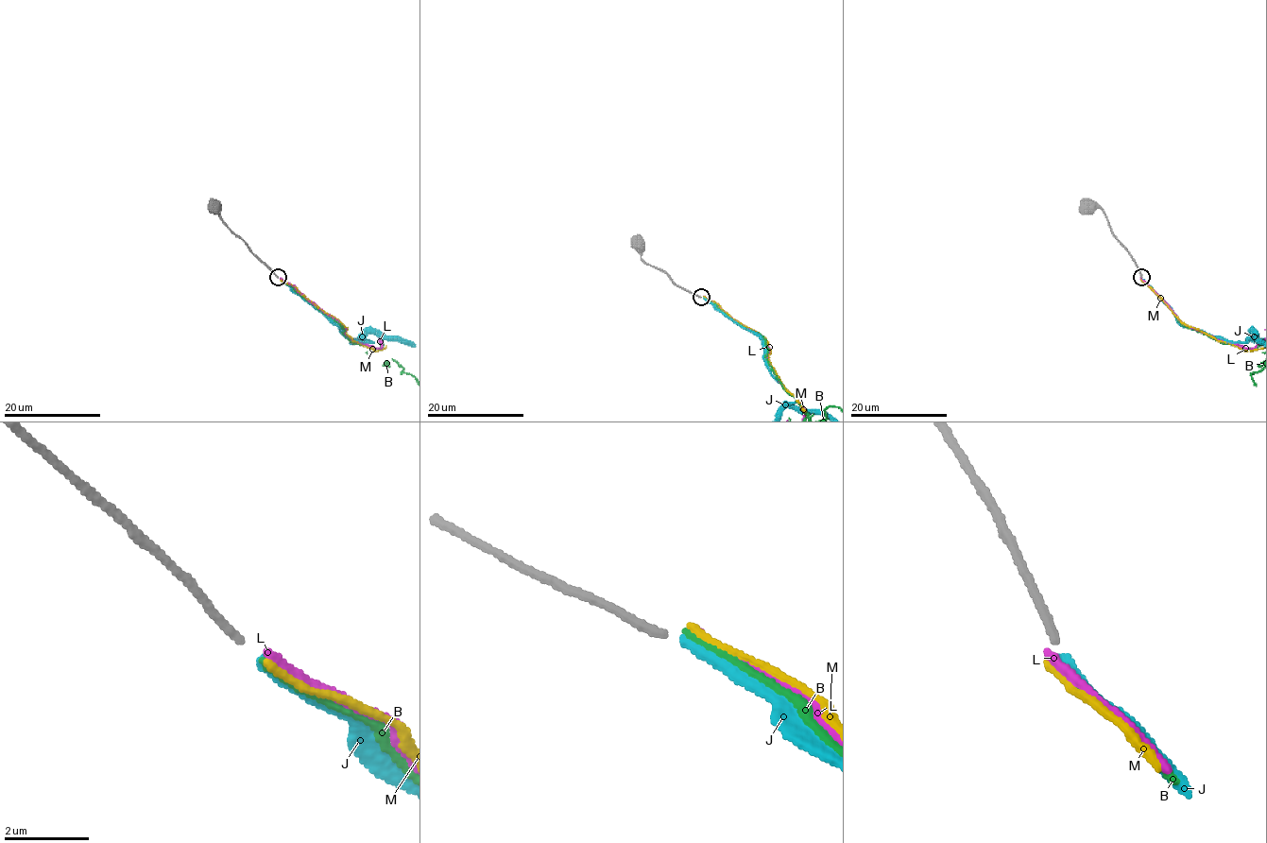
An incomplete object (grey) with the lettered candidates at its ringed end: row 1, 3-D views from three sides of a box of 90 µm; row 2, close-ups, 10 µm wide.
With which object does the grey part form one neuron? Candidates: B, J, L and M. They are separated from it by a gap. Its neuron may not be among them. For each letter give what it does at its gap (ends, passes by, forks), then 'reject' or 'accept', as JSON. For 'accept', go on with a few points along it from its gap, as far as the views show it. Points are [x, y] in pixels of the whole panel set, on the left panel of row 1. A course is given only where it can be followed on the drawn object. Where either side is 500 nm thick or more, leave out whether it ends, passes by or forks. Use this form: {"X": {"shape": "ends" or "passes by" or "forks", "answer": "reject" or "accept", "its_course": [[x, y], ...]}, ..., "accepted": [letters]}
{"B": {"shape": "ends", "answer": "accept"}, "J": {"shape": "ends", "answer": "reject"}, "L": {"shape": "ends", "answer": "reject"}, "M": {"shape": "ends", "answer": "reject"}, "accepted": ["B"]}

